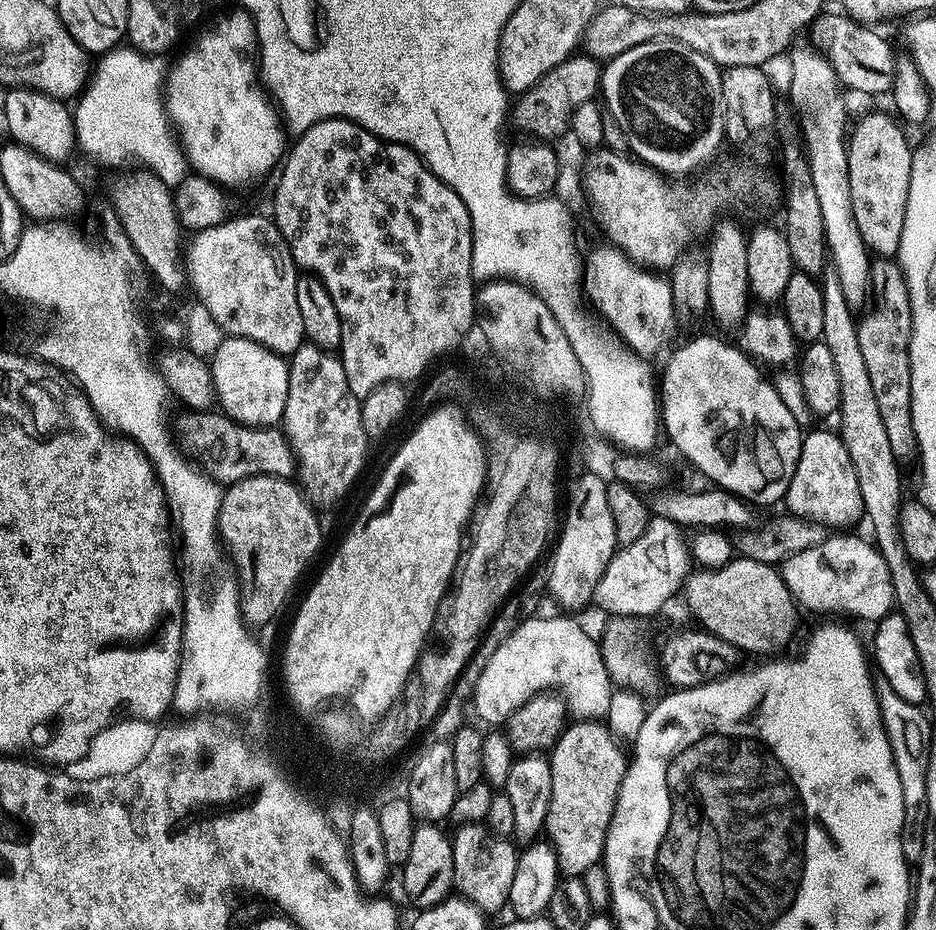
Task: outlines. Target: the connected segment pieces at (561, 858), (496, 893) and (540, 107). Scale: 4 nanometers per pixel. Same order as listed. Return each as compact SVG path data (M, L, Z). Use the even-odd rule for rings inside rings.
M580 720L569 723L550 749L553 781L543 831L565 877L580 878L590 866L601 863L616 799L628 771L626 752L620 748L621 741L613 736L607 723Z
M483 823L461 824L451 837L453 878L455 891L485 914L496 912L508 904L513 885L518 848L511 839L495 836Z
M573 54L564 60L554 70L545 74L533 88L527 92L519 93L517 102L511 109L511 119L516 119L516 124L520 128L525 128L525 133L531 134L537 140L545 142L555 142L560 136L566 134L572 126L572 115L578 106L582 106L587 100L593 99L602 88L602 64L587 54Z

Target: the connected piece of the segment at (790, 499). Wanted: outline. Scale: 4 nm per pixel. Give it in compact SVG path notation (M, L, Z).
M835 431L812 432L803 437L798 466L786 497L786 505L793 517L822 523L829 530L842 530L846 524L861 519L864 511L862 494L858 490L858 474L850 462L844 441Z

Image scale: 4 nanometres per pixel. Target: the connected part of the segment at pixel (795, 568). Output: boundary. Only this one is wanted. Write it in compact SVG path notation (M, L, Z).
M831 535L824 544L808 547L780 568L784 584L796 602L804 609L818 612L840 610L864 620L879 622L894 608L893 586L890 572L875 545L856 536Z

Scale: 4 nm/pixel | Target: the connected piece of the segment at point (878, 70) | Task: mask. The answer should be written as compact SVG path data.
M821 14L810 25L810 42L827 58L830 66L845 89L865 92L876 96L879 92L891 93L893 81L898 75L898 67L892 61L892 48L872 28L859 24L856 18L848 14L828 16Z

